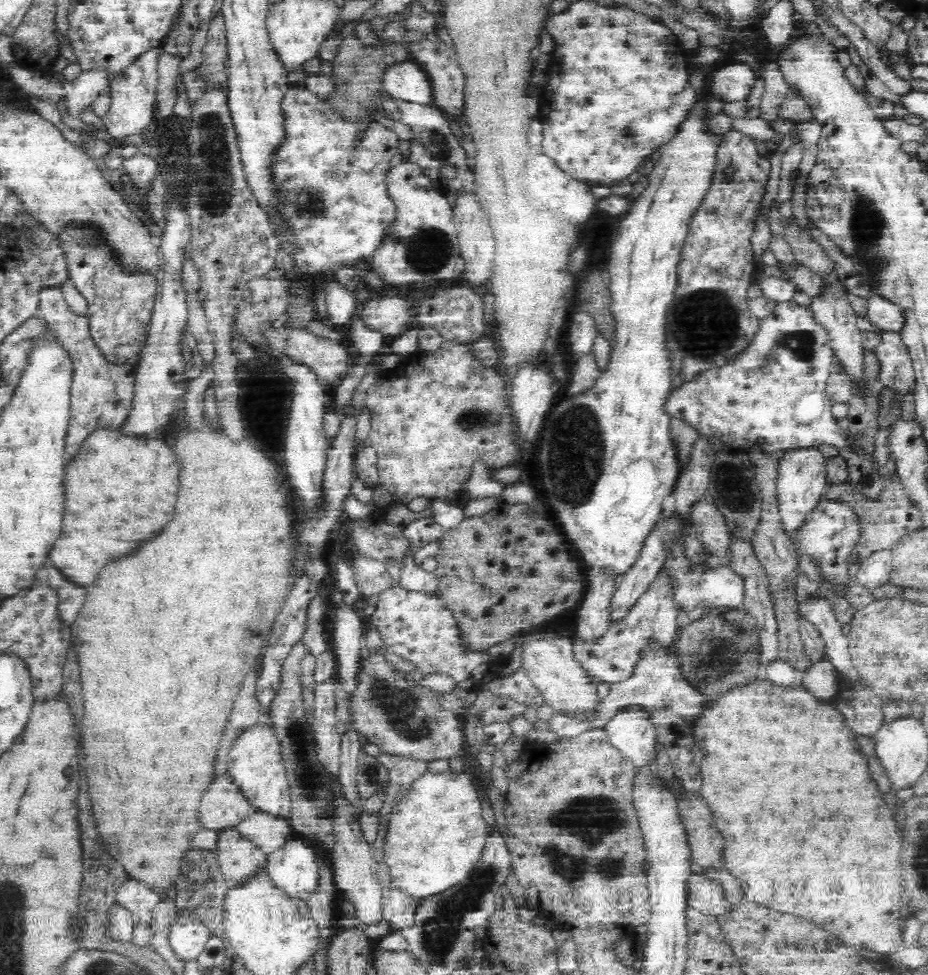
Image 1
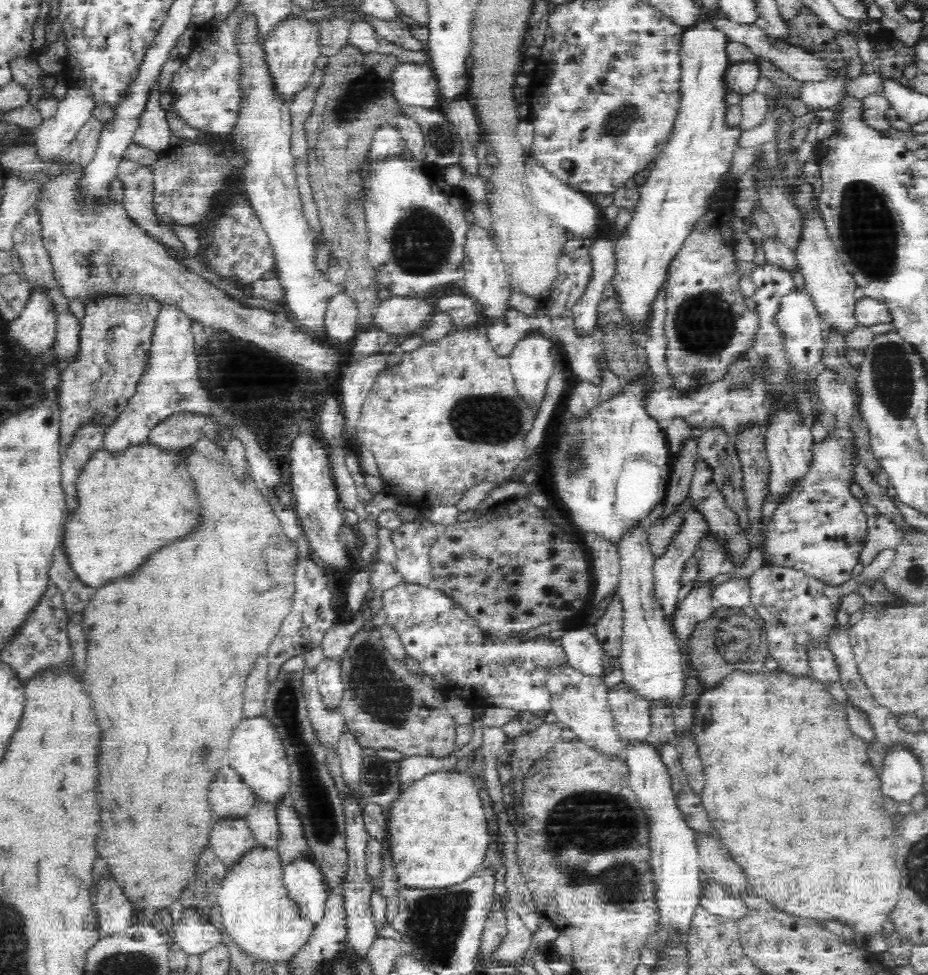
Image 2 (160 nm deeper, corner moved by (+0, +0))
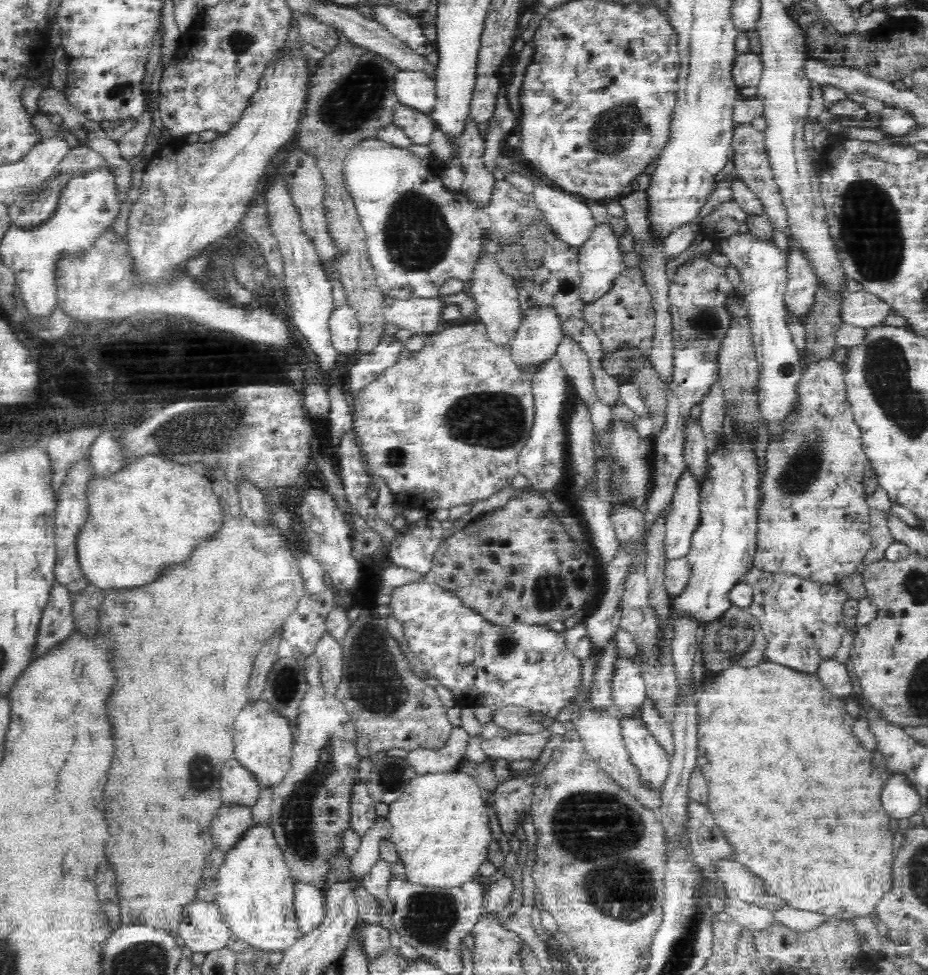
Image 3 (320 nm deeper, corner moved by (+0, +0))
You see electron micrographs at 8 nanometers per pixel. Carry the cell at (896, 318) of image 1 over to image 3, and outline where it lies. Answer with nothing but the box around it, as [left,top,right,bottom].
[840,290,891,330]

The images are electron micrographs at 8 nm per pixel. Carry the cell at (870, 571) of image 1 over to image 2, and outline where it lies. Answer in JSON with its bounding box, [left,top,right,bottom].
[748,549,895,677]

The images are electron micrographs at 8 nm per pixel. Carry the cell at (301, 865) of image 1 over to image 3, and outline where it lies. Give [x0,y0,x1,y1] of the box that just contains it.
[293,881,325,934]

